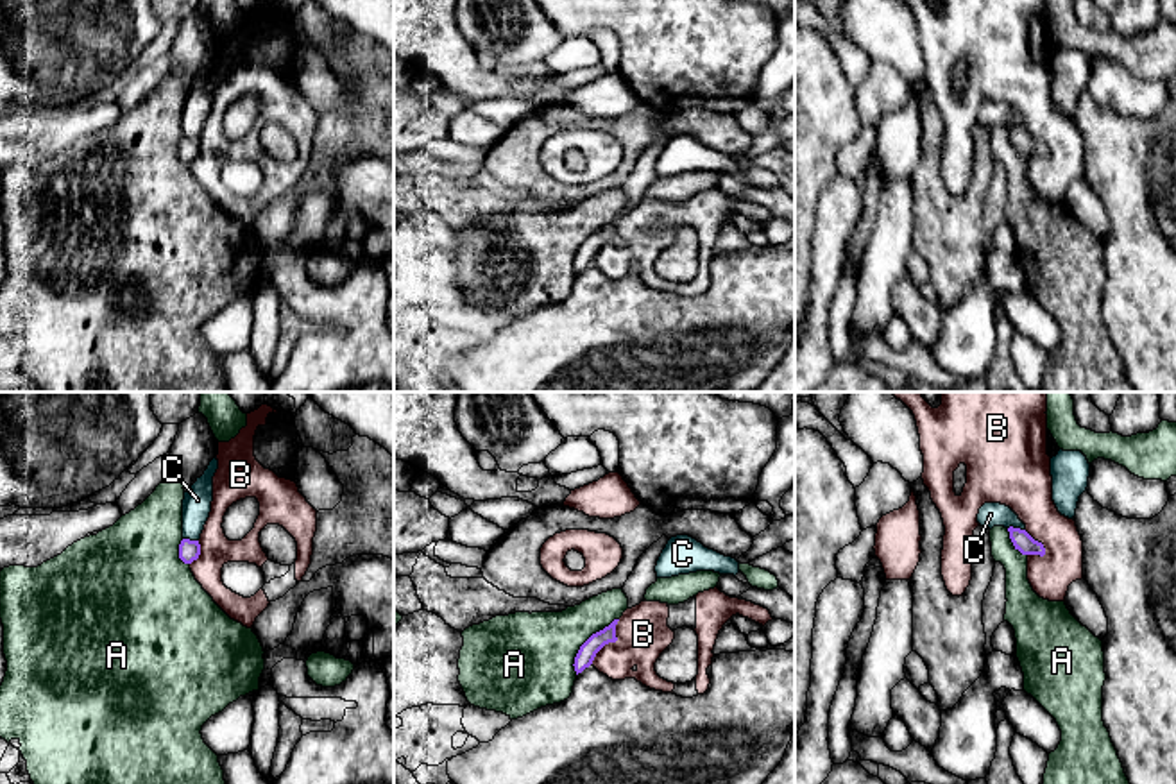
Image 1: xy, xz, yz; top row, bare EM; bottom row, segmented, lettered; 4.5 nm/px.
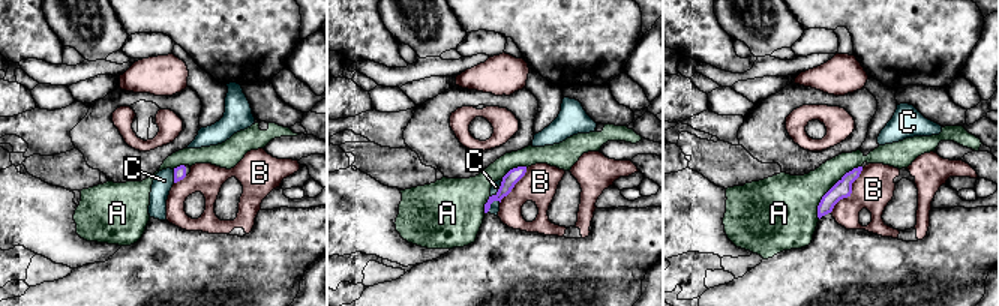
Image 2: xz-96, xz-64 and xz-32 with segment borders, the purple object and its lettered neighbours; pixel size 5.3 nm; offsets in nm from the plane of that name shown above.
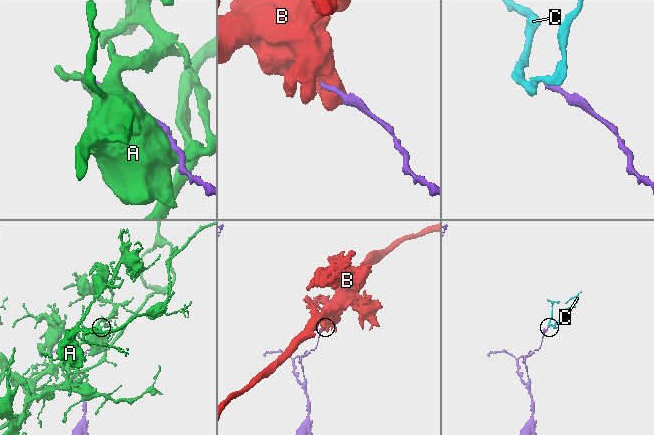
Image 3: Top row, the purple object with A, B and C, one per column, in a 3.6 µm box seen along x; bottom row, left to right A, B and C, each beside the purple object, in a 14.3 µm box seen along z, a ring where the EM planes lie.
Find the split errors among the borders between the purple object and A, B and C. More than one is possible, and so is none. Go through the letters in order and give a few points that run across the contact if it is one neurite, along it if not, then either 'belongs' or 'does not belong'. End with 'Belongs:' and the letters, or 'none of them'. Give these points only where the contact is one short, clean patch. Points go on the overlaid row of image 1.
A: does not belong
B: xz (620, 620), (616, 639), (609, 641), (591, 663) | does not belong
C: yz (1008, 527), (1024, 530) | does not belong
Belongs: none of them

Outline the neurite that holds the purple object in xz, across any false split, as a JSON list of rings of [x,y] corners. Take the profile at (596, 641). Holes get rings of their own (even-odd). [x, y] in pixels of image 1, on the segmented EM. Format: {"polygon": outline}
{"polygon": [[[614,619],[609,626],[603,630],[592,634],[578,650],[575,657],[575,671],[576,675],[582,673],[585,668],[589,668],[596,657],[596,653],[609,643],[616,643],[616,625],[619,619]]]}

